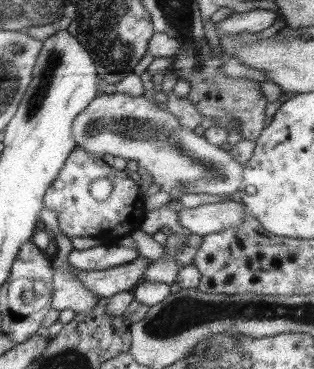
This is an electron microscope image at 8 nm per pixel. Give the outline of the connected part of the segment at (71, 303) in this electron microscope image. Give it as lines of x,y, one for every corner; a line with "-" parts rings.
52,267
52,300
50,309
71,310
74,313
89,312
97,304
98,298
89,293
77,281
73,271

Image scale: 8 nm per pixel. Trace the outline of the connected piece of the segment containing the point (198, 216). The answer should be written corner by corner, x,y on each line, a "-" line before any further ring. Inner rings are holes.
231,200
183,207
177,212
177,220
189,233
202,237
223,228
237,228
244,214
244,206

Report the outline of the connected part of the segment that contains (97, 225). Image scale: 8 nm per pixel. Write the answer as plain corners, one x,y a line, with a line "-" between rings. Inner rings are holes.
79,147
69,152
55,180
45,190
43,206
55,212
59,230
68,238
90,236
113,240
129,235
139,228
145,213
142,194
137,183
123,170
116,170
107,165
101,160
101,156
93,156
-
97,178
107,178
111,182
111,193
105,200
95,200
89,194
89,184

